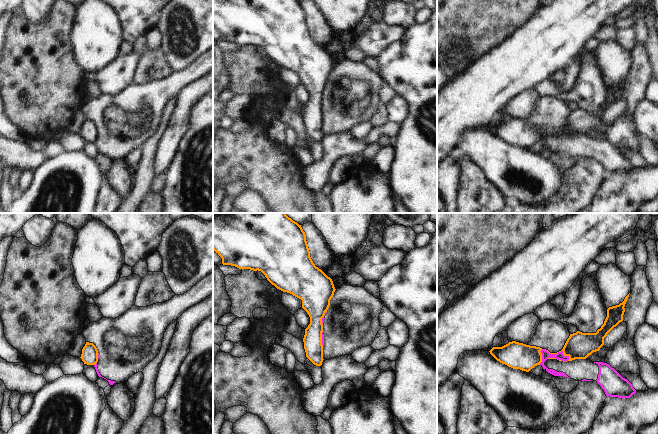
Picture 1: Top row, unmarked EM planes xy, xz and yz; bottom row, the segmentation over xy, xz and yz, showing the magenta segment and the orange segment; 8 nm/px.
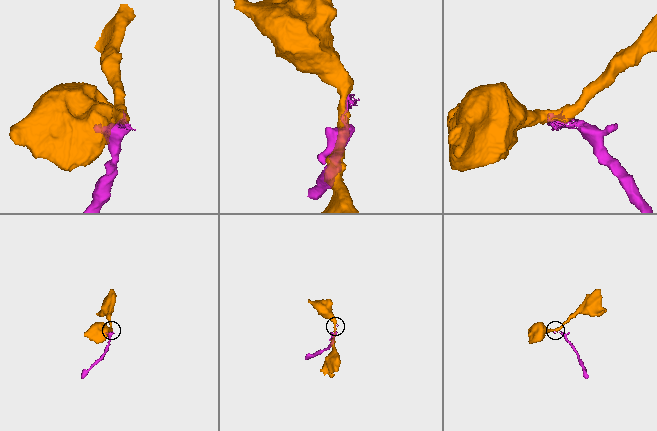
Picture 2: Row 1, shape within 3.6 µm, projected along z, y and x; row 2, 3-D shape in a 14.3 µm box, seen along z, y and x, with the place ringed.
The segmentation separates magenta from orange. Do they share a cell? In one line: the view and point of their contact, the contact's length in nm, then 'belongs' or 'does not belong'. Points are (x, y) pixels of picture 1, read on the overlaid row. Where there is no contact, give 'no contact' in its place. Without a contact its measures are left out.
meets magenta in yz at (557, 353); contact 220 nm long; does not belong

